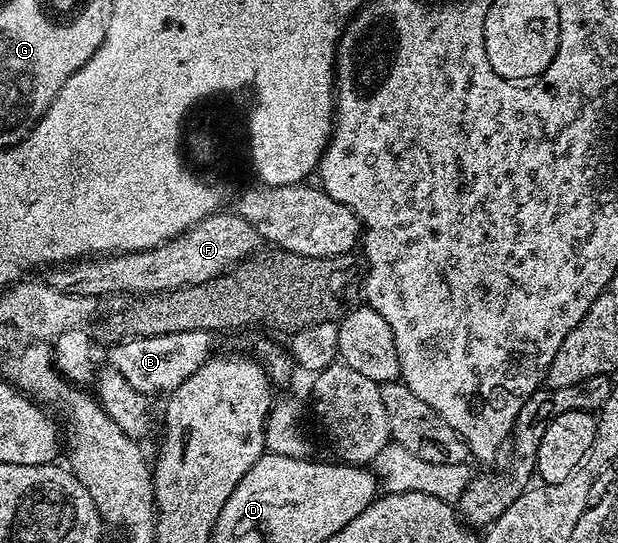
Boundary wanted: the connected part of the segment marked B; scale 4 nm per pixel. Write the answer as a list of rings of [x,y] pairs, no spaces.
[[[180,332],[179,334],[159,334],[158,336],[134,336],[126,338],[108,349],[109,365],[112,371],[123,374],[135,390],[145,396],[156,397],[156,392],[174,392],[199,366],[209,360],[214,337],[207,332]]]

